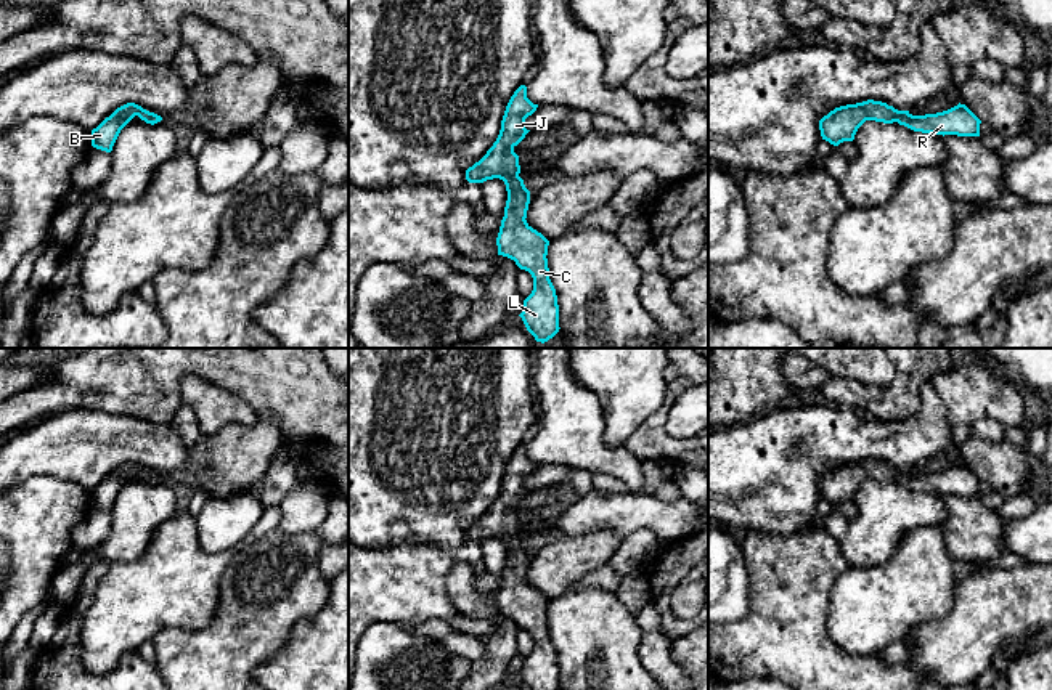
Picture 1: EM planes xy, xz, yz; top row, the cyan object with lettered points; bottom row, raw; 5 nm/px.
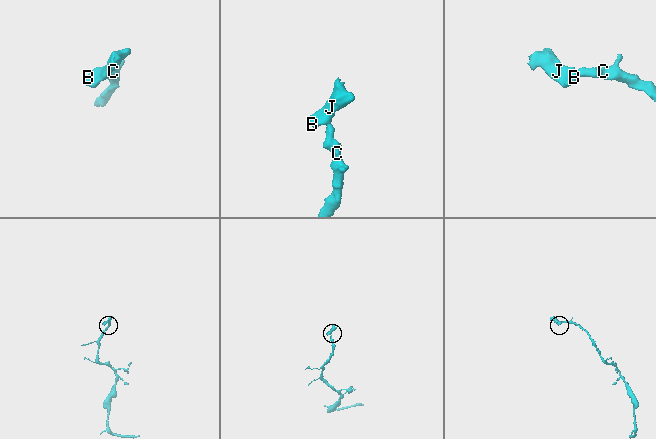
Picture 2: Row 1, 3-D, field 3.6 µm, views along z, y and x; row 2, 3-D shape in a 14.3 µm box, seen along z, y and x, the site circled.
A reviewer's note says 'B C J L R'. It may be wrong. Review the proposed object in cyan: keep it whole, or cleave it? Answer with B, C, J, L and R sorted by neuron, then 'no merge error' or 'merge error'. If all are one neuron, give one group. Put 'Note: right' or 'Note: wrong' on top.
Note: right
B C J L R; no merge error

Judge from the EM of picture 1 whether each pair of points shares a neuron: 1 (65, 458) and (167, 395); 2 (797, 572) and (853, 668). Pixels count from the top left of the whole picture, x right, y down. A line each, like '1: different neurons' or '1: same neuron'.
1: different neurons
2: same neuron

